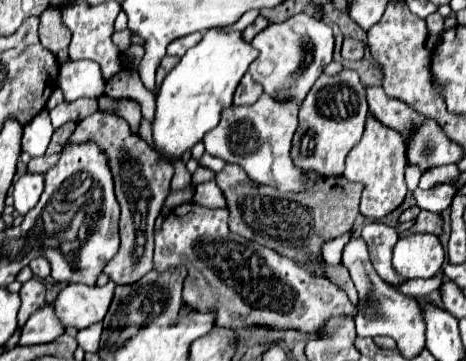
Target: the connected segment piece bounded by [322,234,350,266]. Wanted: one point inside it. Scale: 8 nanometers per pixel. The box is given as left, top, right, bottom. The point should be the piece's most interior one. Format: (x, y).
(331, 250)

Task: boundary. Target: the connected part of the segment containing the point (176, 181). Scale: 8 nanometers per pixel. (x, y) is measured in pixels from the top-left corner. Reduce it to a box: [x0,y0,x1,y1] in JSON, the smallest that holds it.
[172,160,190,190]

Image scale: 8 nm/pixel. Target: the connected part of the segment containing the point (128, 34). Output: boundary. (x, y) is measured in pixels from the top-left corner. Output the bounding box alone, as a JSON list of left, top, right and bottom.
[112,30,132,51]

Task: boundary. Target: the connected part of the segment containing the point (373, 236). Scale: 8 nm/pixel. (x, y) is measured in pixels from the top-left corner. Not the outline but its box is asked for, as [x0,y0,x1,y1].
[362,222,406,286]

